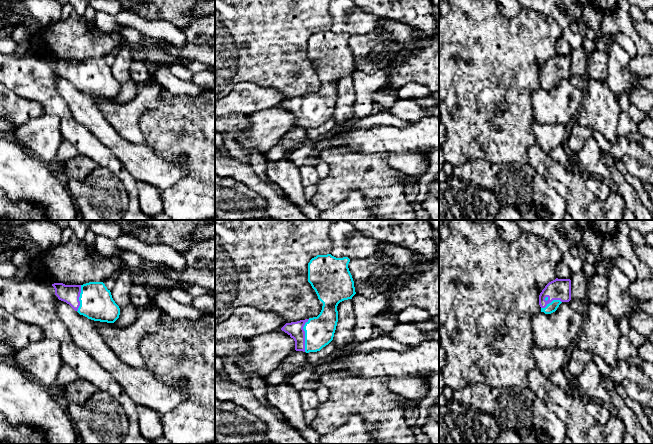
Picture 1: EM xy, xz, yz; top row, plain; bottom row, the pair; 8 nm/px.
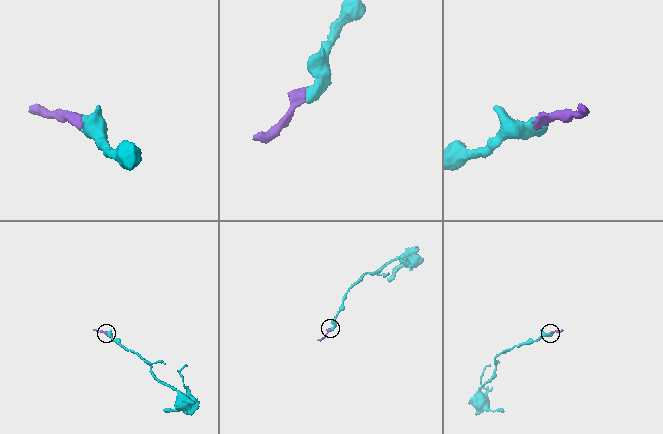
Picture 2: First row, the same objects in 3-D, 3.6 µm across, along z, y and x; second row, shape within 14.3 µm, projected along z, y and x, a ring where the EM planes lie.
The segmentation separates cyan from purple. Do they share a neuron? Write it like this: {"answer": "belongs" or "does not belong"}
{"answer": "belongs"}

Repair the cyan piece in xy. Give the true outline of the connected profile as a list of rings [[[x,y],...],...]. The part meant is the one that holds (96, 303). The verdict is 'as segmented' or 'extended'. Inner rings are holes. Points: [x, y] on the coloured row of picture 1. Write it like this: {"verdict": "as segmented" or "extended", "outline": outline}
{"verdict": "extended", "outline": [[[103,282],[83,285],[54,283],[52,286],[59,300],[66,302],[88,319],[114,323],[119,318],[120,308]]]}

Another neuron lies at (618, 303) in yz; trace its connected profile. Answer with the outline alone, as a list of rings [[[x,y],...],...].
[[[613,258],[608,259],[608,300],[605,304],[614,319],[619,322],[622,318],[629,321],[635,310],[630,307],[627,289],[631,284],[627,276],[614,264]]]

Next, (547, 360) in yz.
[[[535,344],[532,347],[532,355],[536,368],[546,377],[560,370],[567,357],[564,349],[540,348]]]

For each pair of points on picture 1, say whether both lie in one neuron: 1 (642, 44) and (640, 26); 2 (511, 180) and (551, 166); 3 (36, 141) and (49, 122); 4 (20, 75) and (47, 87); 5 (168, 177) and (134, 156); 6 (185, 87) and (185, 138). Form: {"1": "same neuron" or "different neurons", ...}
{"1": "different neurons", "2": "different neurons", "3": "same neuron", "4": "same neuron", "5": "same neuron", "6": "different neurons"}

